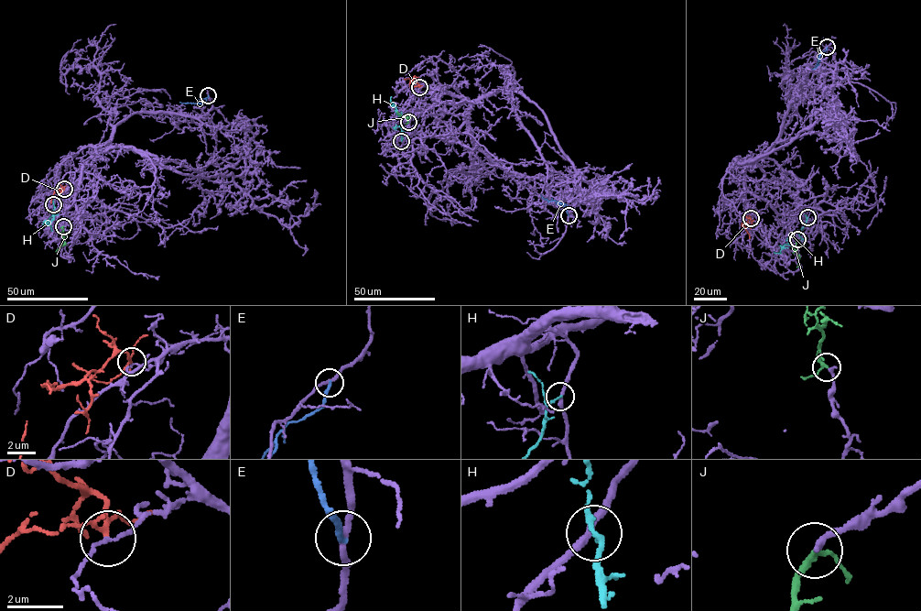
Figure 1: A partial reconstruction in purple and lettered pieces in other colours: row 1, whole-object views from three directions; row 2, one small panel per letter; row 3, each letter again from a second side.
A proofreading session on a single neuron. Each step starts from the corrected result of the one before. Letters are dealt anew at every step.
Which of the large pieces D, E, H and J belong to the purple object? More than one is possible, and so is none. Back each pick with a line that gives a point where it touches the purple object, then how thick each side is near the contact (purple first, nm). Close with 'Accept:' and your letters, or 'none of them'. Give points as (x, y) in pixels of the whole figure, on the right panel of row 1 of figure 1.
J: (797, 239) | 260/190 nm
Accept: J

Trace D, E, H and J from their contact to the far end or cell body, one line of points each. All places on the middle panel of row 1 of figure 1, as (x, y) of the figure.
D: (419, 87), (410, 78), (404, 79)
E: (568, 215), (566, 204), (545, 200), (540, 194)
H: (402, 141), (401, 117), (390, 102), (391, 96)
J: (408, 123), (407, 117), (397, 112)

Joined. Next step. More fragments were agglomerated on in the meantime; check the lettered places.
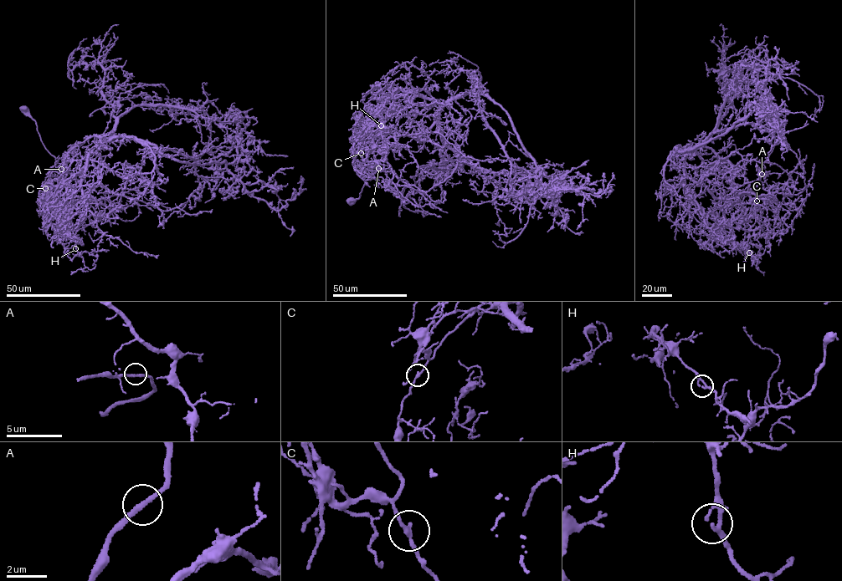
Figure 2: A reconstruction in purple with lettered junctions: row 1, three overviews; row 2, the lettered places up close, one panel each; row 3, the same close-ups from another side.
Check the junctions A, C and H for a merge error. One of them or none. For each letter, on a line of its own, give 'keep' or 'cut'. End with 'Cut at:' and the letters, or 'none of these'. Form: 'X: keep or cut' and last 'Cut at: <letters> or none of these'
A: keep
C: cut
H: keep
Cut at: C

